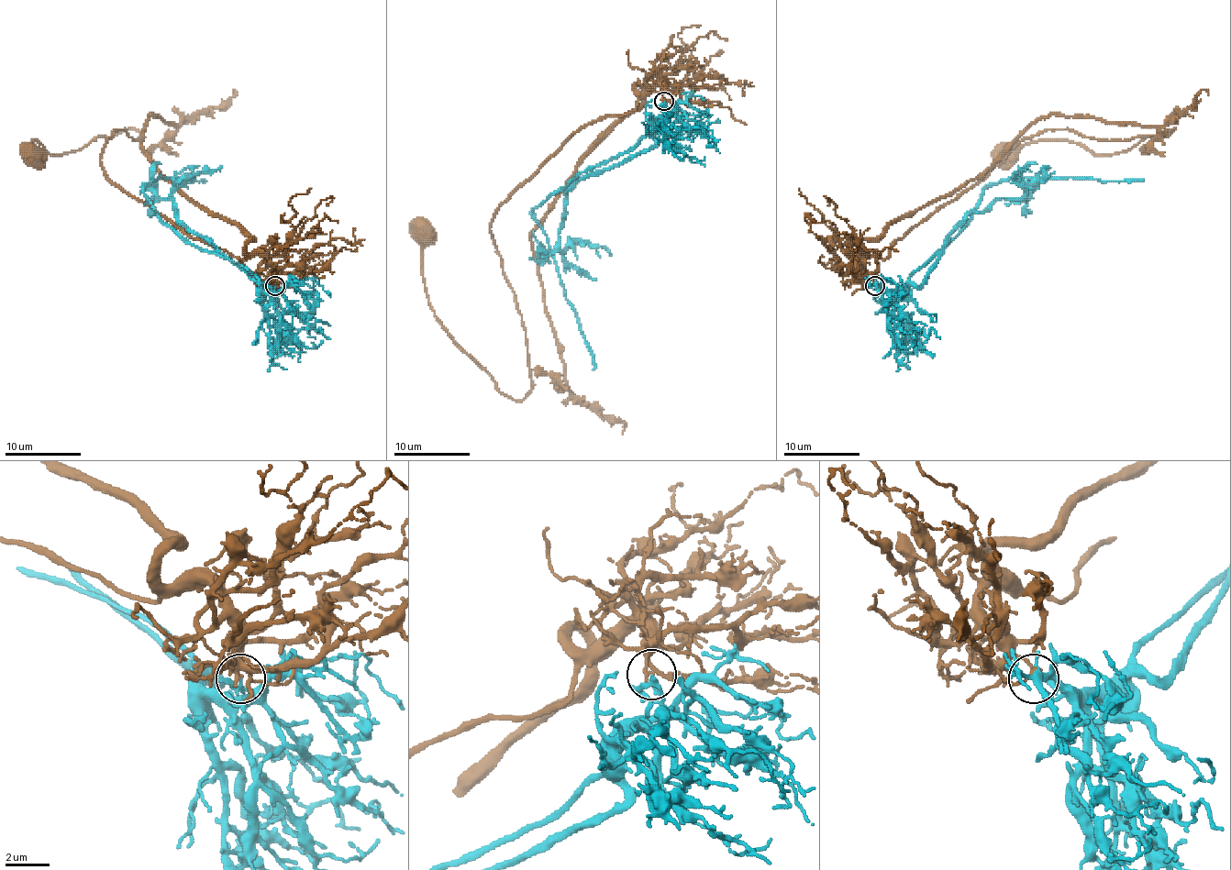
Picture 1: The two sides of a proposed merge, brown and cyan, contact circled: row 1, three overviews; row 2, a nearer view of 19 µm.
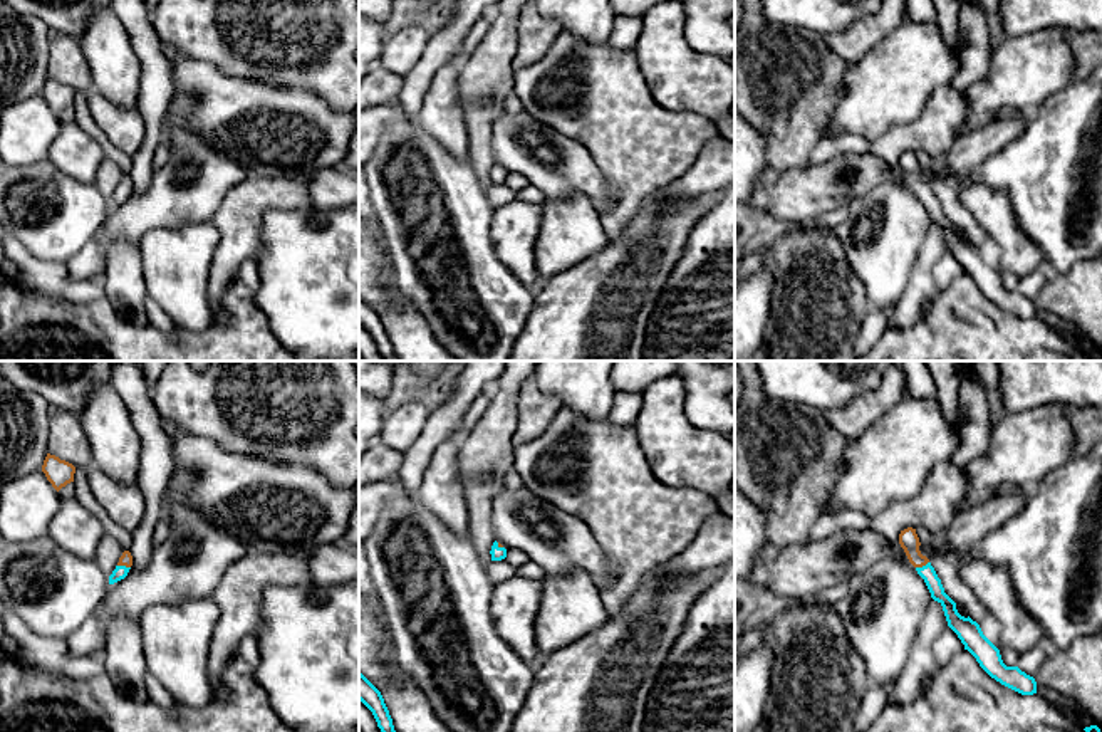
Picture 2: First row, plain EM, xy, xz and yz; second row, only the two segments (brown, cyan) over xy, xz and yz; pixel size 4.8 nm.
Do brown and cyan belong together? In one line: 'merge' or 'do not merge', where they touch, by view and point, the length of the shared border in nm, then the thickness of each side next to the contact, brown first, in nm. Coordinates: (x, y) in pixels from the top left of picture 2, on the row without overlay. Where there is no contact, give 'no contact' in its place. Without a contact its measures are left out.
do not merge | xy (124, 188) | 70 nm | 60/70 nm

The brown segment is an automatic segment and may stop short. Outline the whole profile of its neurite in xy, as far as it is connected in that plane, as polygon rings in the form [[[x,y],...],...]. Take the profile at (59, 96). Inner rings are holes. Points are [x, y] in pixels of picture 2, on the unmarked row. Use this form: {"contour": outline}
{"contour": [[[47,77],[42,96],[52,111],[59,116],[62,111],[74,106],[75,91],[55,79]]]}

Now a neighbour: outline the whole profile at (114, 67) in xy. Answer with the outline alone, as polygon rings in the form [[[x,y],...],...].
[[[111,8],[96,12],[79,44],[87,59],[94,91],[117,107],[138,106],[141,60],[133,49],[127,29]]]

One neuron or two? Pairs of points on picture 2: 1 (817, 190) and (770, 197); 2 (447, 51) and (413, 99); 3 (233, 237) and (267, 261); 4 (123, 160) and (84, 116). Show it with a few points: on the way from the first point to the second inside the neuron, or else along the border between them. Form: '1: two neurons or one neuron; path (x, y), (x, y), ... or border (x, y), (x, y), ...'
1: one neuron; path (805, 193), (782, 197)
2: one neuron; path (435, 61), (421, 74), (415, 88)
3: two neurons; border (264, 215), (262, 249), (254, 259)
4: one neuron; path (111, 150), (91, 128)

